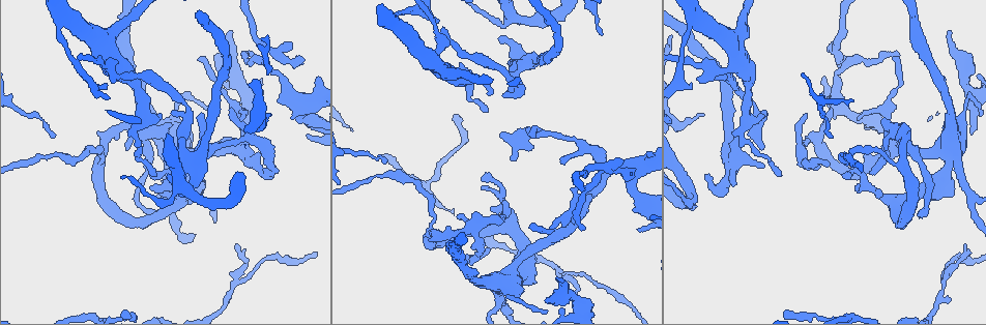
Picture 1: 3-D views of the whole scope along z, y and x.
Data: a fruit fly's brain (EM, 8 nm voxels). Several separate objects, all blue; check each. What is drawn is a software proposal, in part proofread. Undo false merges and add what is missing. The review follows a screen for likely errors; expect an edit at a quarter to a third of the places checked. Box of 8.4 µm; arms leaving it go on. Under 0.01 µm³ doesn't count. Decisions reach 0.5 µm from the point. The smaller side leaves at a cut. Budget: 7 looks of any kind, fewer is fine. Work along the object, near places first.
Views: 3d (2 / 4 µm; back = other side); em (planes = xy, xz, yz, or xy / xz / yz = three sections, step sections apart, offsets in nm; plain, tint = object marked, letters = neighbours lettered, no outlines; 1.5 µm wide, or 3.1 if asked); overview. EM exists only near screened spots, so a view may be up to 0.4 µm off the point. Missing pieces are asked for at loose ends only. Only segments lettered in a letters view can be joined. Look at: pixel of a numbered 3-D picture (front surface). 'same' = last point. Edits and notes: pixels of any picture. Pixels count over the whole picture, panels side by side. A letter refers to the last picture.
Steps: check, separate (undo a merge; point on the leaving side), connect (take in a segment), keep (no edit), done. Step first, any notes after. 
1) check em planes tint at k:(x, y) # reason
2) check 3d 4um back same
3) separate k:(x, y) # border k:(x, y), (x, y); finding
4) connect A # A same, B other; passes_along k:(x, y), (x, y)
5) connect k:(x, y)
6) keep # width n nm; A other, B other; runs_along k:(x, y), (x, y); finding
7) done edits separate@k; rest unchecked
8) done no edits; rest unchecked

check em planes letters at 1:(610, 165) # arms part here

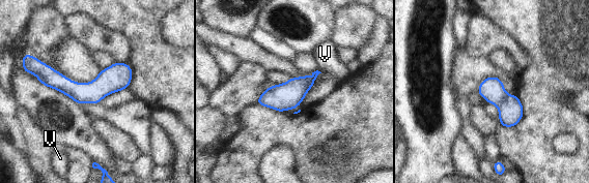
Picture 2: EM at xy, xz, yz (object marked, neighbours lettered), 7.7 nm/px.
keep # V other; runs_along 2:(37, 70), (71, 89), (130, 74); one cell here

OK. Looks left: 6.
check em planes letters at 1:(571, 188) # tapers out

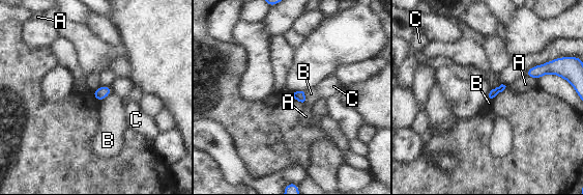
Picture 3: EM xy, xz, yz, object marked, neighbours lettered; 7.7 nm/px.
keep # A other, B other, C other; border 3:(112, 91), (99, 101); none of them fits

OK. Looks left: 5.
check 3d 4um back at 1:(236, 244) # free end

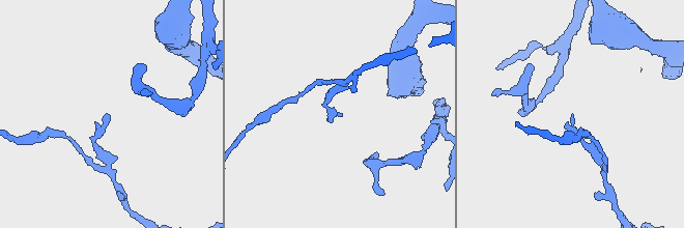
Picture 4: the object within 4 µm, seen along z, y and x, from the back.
check em planes tint at 4:(107, 114)

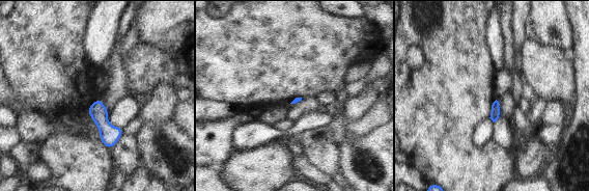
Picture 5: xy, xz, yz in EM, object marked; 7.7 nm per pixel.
check em planes letters same

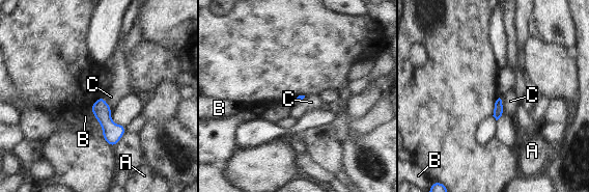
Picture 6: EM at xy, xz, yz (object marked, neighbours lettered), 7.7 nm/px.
keep # A other, B other, C other; border 6:(499, 98), (504, 112); no lettered segment goes on from it

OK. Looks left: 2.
done no edits; rest unchecked

